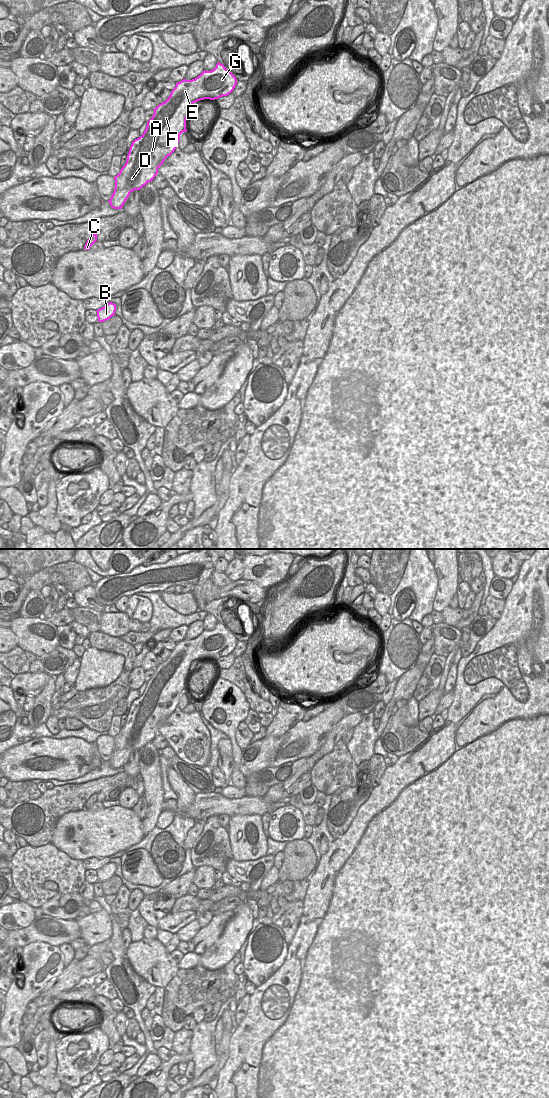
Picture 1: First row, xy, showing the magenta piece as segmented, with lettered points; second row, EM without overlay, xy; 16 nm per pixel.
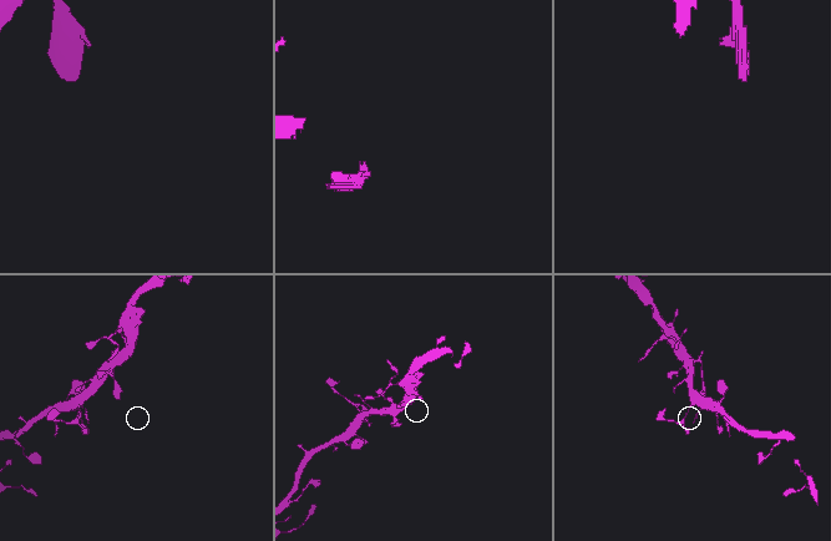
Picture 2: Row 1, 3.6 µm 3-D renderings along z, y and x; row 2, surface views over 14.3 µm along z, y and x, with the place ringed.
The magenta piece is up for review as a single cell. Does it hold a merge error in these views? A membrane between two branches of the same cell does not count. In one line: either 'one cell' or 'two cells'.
one cell

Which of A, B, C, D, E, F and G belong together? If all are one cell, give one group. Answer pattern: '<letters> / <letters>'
A B C D E F G

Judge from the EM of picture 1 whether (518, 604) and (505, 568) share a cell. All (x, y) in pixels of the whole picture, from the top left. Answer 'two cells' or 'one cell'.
two cells

